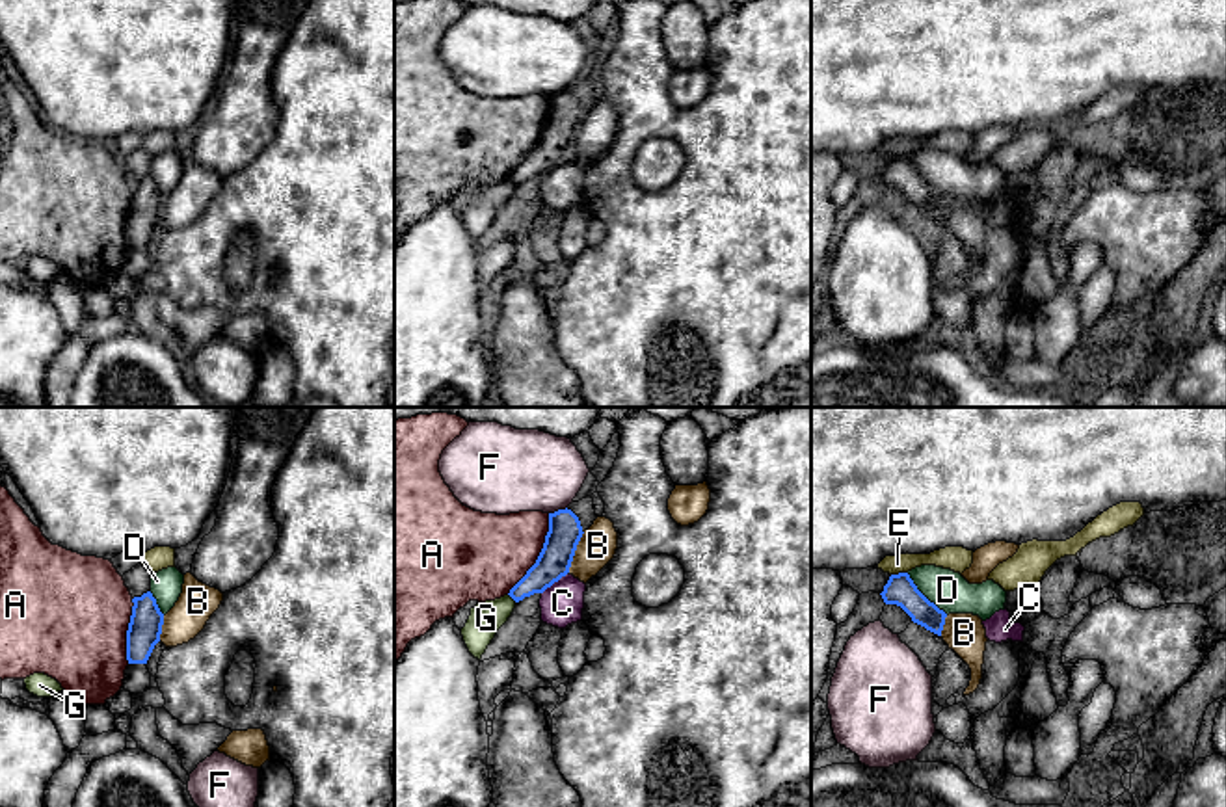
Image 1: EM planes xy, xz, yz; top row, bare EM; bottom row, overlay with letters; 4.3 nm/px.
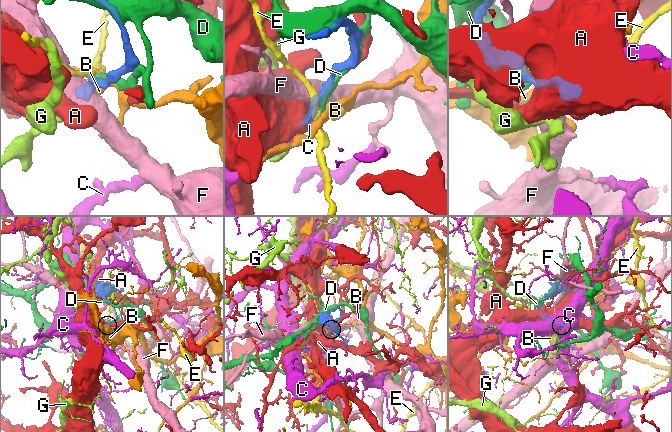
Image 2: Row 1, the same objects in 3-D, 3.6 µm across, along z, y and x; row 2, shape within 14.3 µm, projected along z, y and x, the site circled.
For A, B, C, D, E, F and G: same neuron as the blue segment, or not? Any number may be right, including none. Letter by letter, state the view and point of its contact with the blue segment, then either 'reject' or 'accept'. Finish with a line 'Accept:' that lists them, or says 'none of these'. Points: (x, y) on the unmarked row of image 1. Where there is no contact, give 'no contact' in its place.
A: meets blue in xz at (540, 138); reject
B: meets blue in xz at (573, 136); reject
C: meets blue in xz at (555, 164); reject
D: meets blue in yz at (923, 179); reject
E: meets blue in yz at (899, 157); reject
F: meets blue in xz at (559, 93); reject
G: meets blue in xz at (512, 181); reject
Accept: none of these

